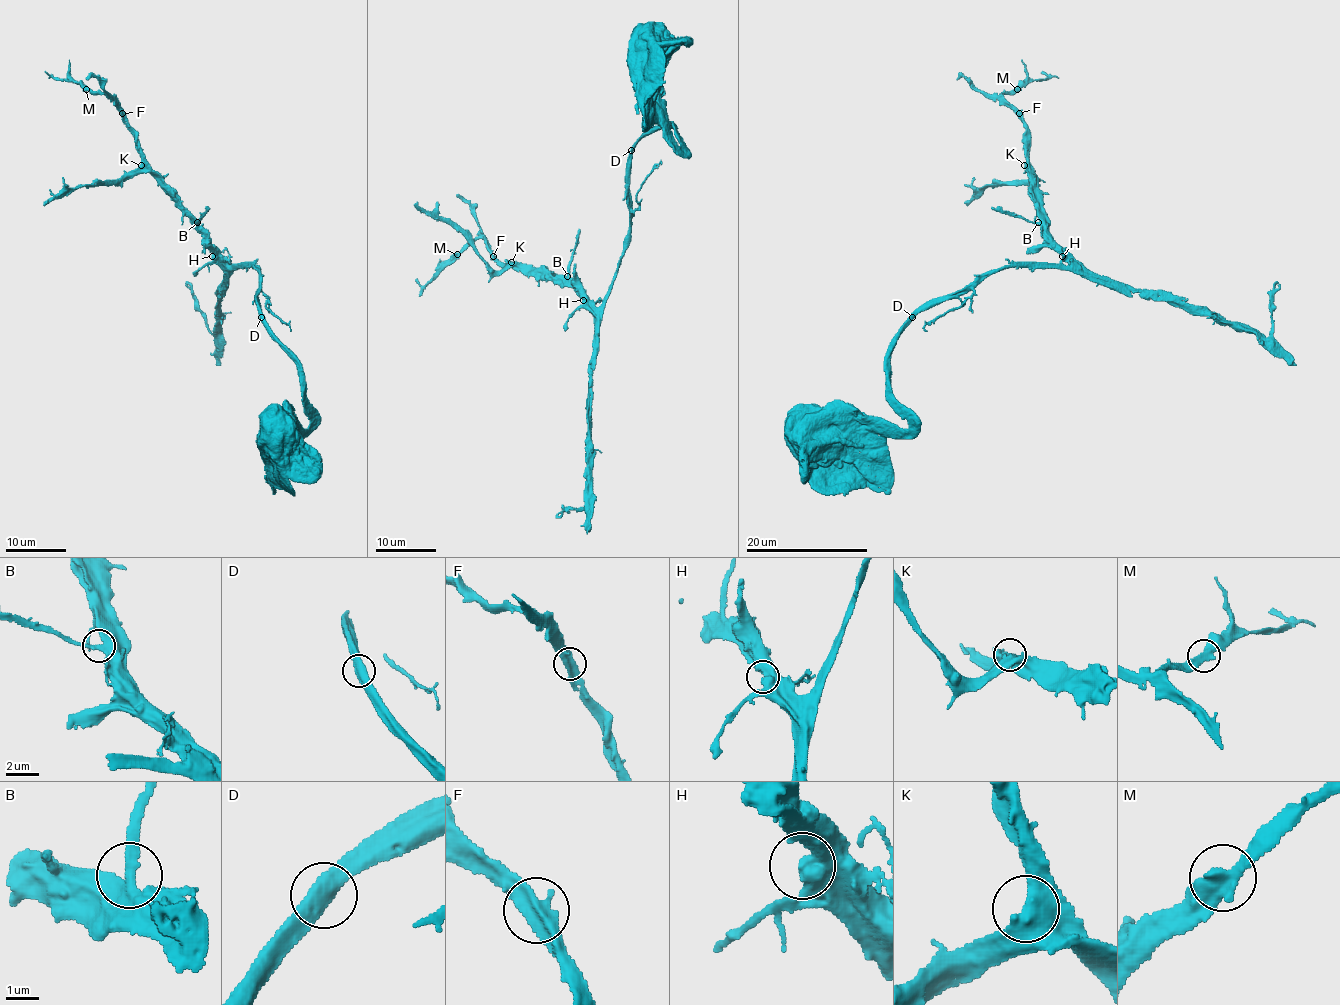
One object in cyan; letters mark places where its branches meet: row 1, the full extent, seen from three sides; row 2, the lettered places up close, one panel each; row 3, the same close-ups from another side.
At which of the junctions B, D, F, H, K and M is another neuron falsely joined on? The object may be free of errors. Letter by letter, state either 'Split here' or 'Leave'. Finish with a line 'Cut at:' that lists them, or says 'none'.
B: Leave
D: Leave
F: Leave
H: Leave
K: Leave
M: Leave
Cut at: none

